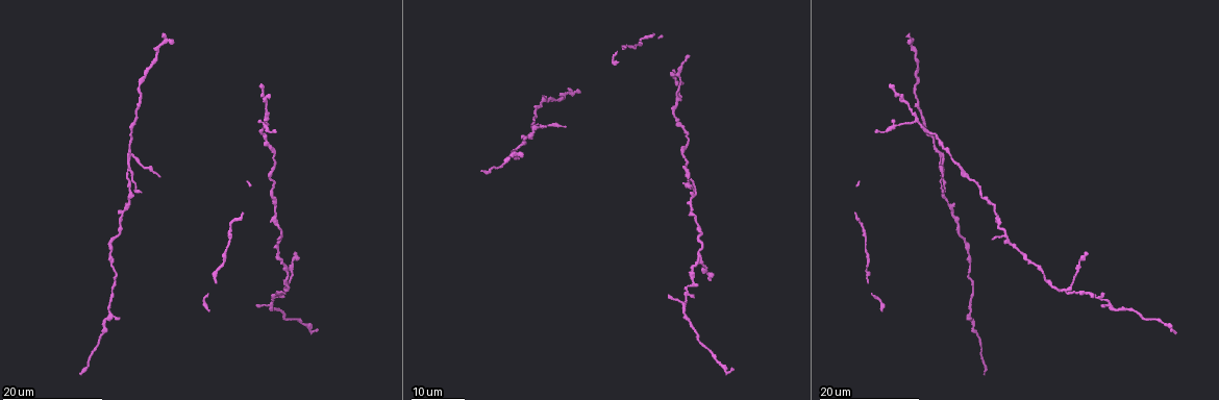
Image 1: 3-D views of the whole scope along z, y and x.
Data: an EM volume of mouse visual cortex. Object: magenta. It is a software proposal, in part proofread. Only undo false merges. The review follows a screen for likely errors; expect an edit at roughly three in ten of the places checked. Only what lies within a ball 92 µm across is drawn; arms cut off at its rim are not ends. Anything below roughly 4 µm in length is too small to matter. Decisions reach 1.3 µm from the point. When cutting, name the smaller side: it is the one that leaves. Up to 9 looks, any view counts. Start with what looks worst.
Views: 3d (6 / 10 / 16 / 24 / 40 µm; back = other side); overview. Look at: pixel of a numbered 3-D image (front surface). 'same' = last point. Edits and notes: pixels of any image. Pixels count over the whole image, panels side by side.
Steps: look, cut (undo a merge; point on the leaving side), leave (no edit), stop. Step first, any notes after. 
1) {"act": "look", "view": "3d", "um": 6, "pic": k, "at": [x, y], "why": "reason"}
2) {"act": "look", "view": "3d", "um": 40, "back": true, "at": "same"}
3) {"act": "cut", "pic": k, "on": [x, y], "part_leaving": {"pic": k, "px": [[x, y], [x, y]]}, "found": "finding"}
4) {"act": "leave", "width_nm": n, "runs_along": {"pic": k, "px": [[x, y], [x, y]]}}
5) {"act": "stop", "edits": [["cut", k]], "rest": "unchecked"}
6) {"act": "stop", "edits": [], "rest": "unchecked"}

{"act": "look", "view": "3d", "um": 24, "pic": 1, "at": [132, 155], "why": "arms part here"}

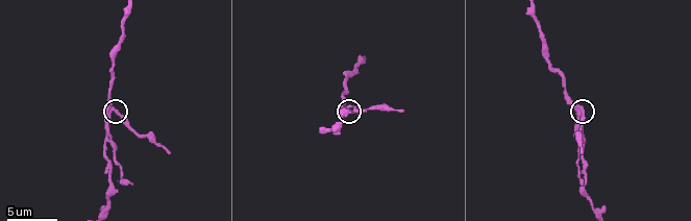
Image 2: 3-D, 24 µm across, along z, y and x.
{"act": "look", "view": "3d", "um": 6, "pic": 2, "at": [582, 110]}

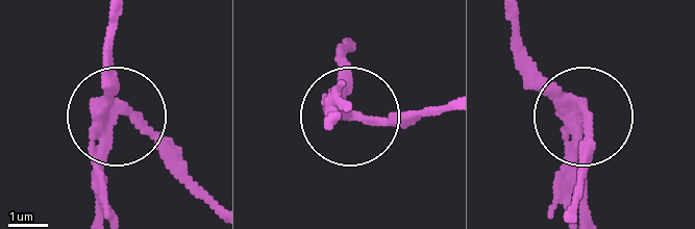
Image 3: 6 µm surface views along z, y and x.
{"act": "cut", "pic": 3, "on": [160, 147], "width_nm": 300, "found": "a second neuron is stuck on"}

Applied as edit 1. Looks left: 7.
{"act": "look", "view": "overview"}

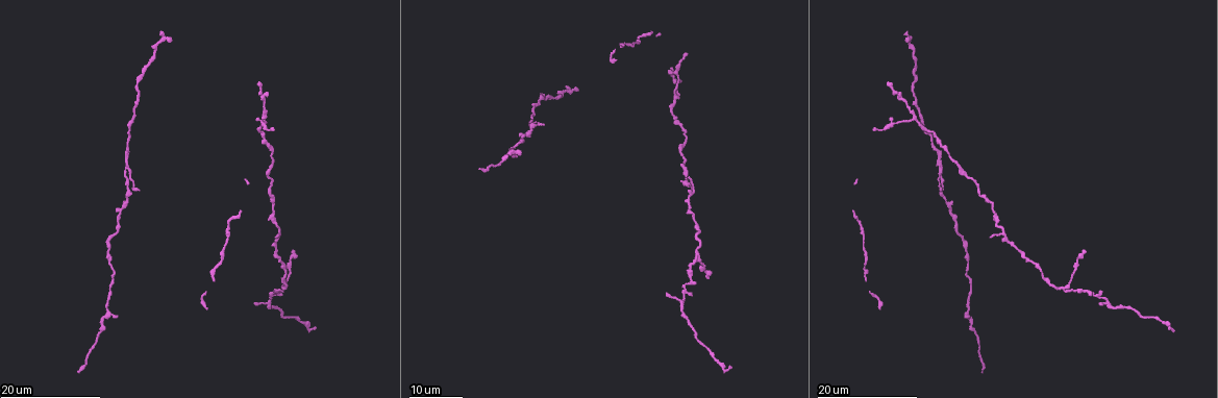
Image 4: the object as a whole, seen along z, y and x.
{"act": "look", "view": "3d", "um": 24, "pic": 4, "at": [1064, 288], "why": "three arms meet"}

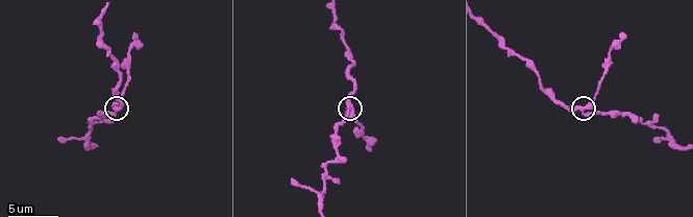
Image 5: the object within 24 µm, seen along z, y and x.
{"act": "look", "view": "3d", "um": 10, "pic": 5, "at": [585, 108], "why": "zoom in"}

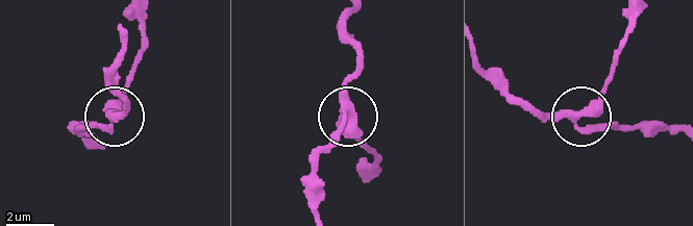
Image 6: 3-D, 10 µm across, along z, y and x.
{"act": "leave", "found": "one neuron here"}

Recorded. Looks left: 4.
{"act": "look", "view": "3d", "um": 10, "pic": 2, "at": [116, 159], "why": "small branch off a trunk"}

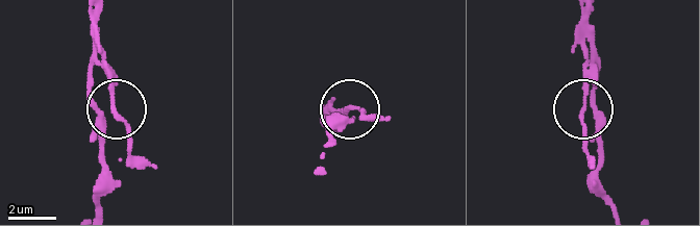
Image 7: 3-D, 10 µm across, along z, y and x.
{"act": "look", "view": "3d", "um": 10, "back": true, "pic": 7, "at": [347, 107], "why": "from behind"}

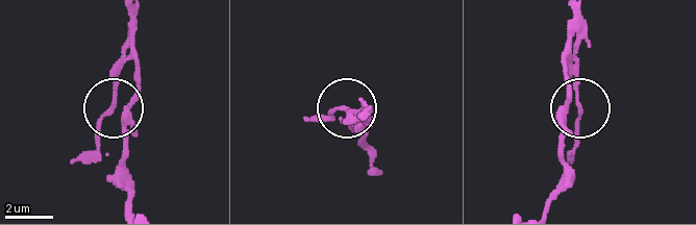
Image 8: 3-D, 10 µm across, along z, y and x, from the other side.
{"act": "leave", "width_nm": 180, "runs_along": {"pic": 8, "px": [[129, 13], [116, 102], [77, 159]]}, "found": "one neuron here"}

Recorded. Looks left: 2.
{"act": "look", "view": "3d", "um": 10, "pic": 5, "at": [661, 126], "why": "thin neck"}

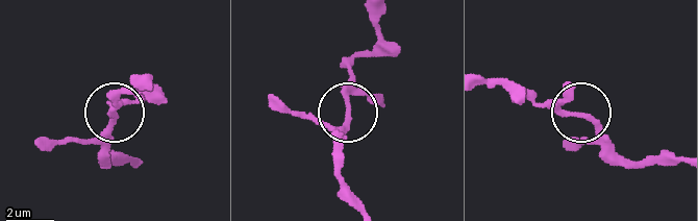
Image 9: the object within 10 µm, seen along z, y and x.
{"act": "leave", "runs_along": {"pic": 9, "px": [[487, 79], [565, 105], [622, 155]]}, "found": "one neuron here"}

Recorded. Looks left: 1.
{"act": "stop", "edits": [["cut", 3]], "rest": "unchecked"}

